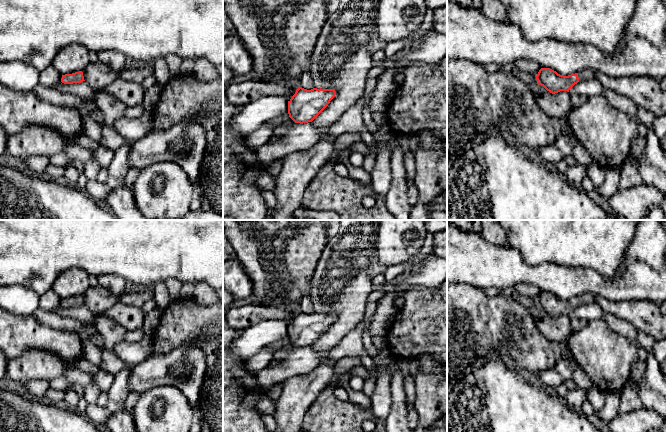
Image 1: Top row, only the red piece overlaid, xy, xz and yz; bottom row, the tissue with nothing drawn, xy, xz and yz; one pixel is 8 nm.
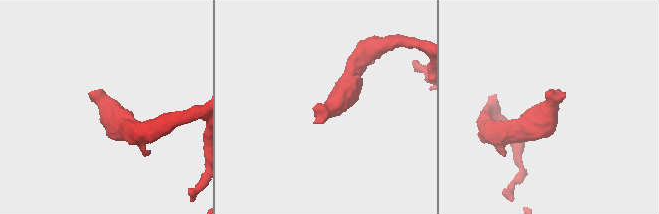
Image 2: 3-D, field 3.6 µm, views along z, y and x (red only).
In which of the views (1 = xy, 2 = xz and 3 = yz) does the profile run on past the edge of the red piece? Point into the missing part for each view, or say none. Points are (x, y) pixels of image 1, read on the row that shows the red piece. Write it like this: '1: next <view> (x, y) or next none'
1: next none
2: next none
3: next yz (588, 74)

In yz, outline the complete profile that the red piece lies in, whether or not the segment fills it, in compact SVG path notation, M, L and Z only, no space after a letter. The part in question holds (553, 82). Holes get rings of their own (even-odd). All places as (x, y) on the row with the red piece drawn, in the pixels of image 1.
M541 68L536 76L537 84L543 86L552 94L567 91L579 81L595 78L593 70L583 70L568 76L560 75L550 68Z

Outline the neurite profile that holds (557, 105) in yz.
M536 84L534 98L542 111L549 117L566 120L568 112L573 108L571 94L567 91L552 94L543 86Z

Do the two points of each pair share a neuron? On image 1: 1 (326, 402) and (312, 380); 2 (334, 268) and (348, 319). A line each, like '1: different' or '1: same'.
1: different
2: same

